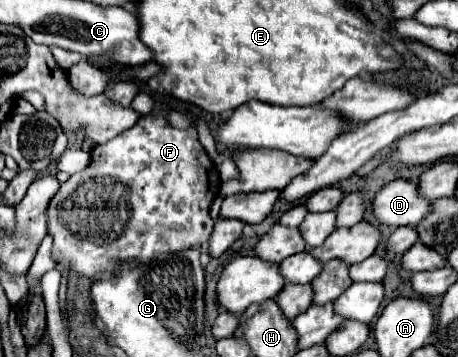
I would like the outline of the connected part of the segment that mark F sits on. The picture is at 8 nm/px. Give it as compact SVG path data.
M148 114L148 116L140 116L138 118L138 124L134 124L132 128L128 128L126 132L118 134L114 140L108 140L106 144L100 144L92 150L92 162L86 170L74 174L68 182L64 182L58 190L58 194L52 198L50 206L48 206L48 234L54 236L54 260L56 262L66 262L66 264L72 264L74 270L78 274L84 274L88 278L98 278L100 274L104 272L110 272L114 268L114 262L116 260L128 260L128 258L136 258L140 262L146 262L146 260L152 260L156 258L158 254L162 252L180 252L184 248L190 248L190 246L200 246L204 242L208 242L210 238L210 232L214 228L214 220L210 218L210 204L214 202L214 198L218 196L218 190L220 190L220 176L218 176L218 170L214 166L214 162L208 158L206 150L200 146L198 142L198 136L196 136L196 128L190 126L190 128L174 128L164 114Z

